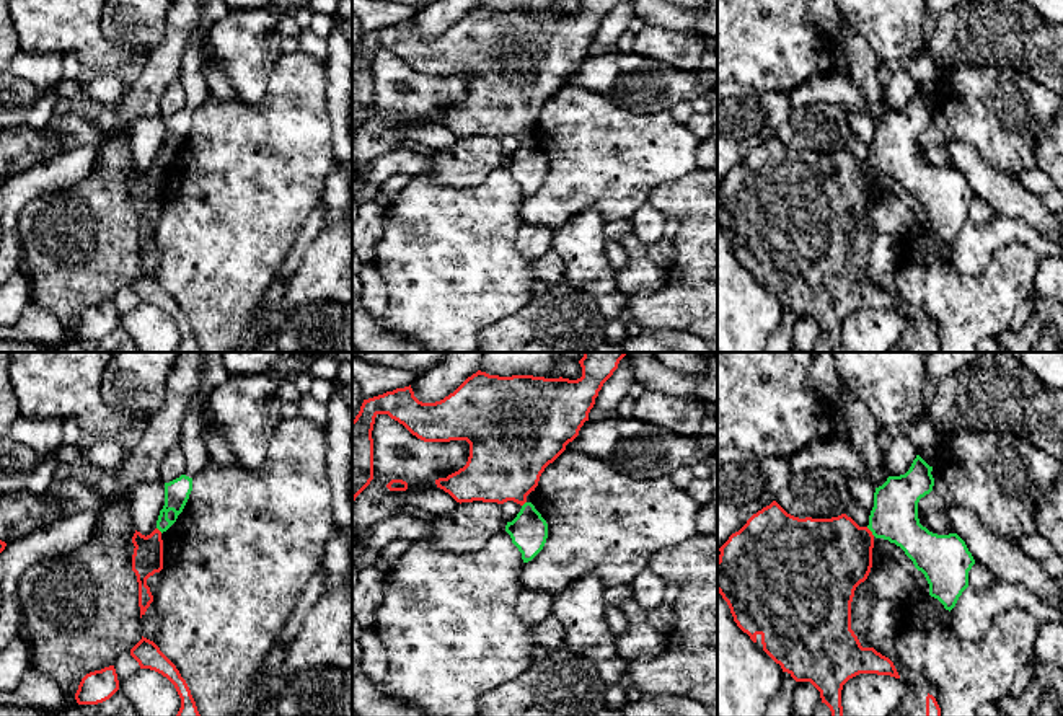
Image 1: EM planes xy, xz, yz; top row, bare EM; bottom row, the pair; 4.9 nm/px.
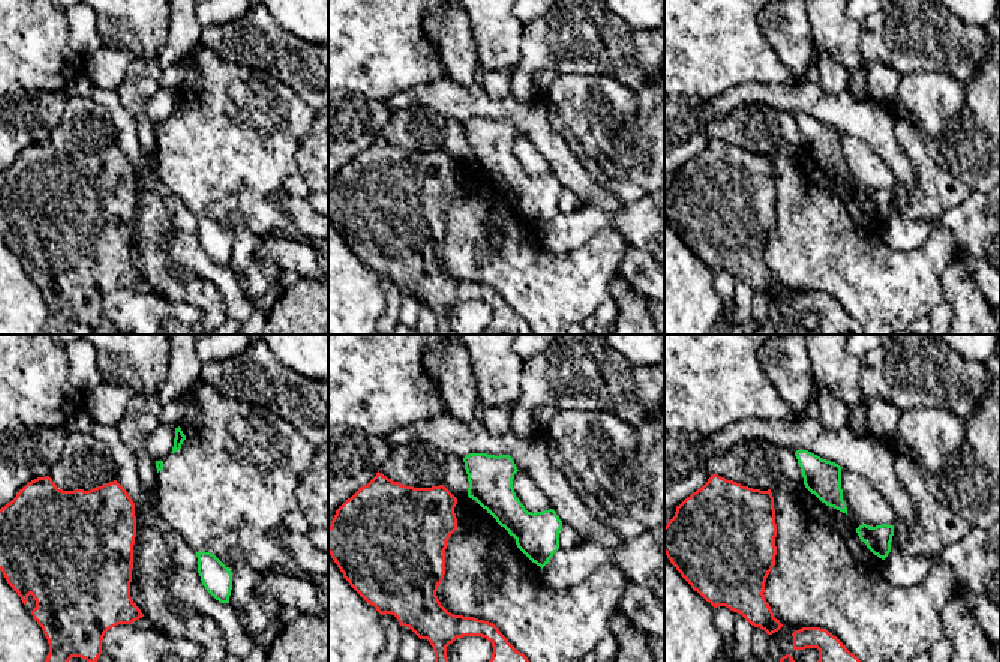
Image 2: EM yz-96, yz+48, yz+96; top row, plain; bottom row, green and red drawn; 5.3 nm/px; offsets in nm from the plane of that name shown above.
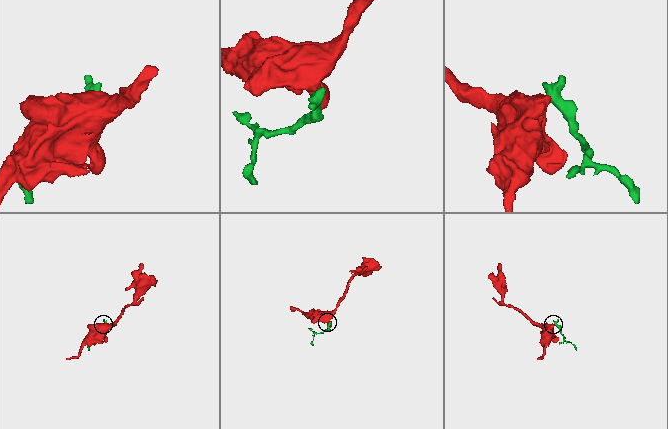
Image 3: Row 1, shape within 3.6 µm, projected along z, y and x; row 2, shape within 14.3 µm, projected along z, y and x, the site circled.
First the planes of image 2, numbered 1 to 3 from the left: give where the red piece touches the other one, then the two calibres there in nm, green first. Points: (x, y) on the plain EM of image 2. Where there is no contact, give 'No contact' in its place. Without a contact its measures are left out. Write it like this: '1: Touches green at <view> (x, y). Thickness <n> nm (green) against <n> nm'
1: No contact
2: No contact
3: No contact

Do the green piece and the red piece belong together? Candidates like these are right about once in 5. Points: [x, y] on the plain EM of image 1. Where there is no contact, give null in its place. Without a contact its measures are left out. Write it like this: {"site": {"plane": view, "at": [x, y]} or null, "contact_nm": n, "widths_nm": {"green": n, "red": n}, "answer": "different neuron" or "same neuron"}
{"site": {"plane": "yz", "at": [871, 165]}, "contact_nm": 60, "widths_nm": {"green": 240, "red": 400}, "answer": "different neuron"}

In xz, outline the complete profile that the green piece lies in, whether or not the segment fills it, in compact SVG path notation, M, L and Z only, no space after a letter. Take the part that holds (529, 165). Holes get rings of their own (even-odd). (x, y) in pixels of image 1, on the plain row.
M525 137L517 152L507 157L505 166L522 188L523 197L528 197L543 184L548 173L548 158L532 137Z

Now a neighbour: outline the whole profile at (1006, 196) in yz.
M949 142L947 153L973 194L986 201L996 214L1021 219L1042 236L1055 238L1056 215L1037 194L1027 191L1016 178L995 170L967 142Z

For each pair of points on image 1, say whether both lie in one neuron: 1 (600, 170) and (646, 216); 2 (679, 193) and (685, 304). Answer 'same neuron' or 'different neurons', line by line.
1: different neurons
2: same neuron

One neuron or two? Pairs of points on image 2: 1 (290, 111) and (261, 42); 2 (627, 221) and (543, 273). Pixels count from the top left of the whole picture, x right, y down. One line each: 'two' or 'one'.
1: two
2: two

